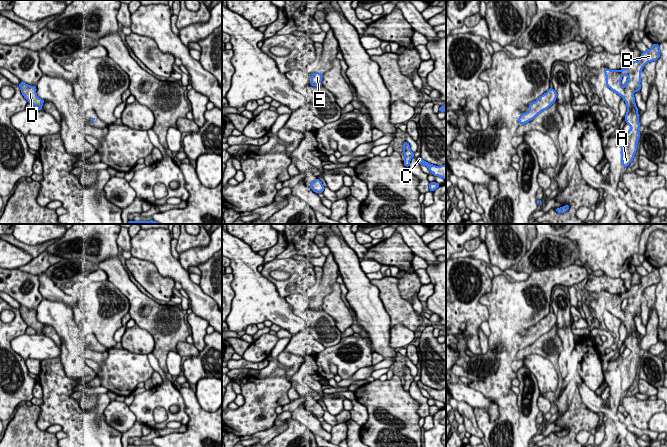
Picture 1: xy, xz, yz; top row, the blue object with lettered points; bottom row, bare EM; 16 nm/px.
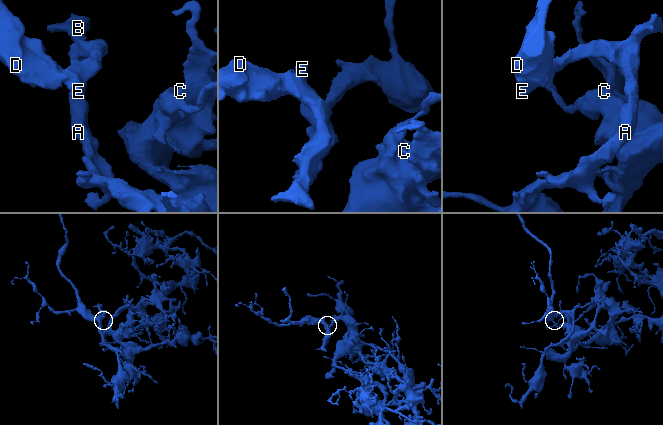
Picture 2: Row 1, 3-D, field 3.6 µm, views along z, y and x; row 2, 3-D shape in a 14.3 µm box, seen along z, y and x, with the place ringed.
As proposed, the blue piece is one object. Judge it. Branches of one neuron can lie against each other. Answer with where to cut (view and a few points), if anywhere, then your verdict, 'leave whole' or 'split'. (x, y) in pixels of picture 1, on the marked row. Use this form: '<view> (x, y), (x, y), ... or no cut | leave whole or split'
no cut | leave whole

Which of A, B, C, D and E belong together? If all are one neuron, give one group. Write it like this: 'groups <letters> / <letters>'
groups A B C D E

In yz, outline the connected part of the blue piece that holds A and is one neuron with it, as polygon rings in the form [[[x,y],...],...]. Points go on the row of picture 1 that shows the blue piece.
[[[654,43],[650,49],[641,53],[639,61],[631,62],[628,67],[620,71],[603,68],[607,87],[620,95],[627,106],[624,118],[631,129],[621,139],[621,161],[623,167],[628,167],[633,161],[640,137],[639,110],[635,103],[634,93],[641,89],[641,70],[647,63],[656,61],[659,57],[659,44]]]

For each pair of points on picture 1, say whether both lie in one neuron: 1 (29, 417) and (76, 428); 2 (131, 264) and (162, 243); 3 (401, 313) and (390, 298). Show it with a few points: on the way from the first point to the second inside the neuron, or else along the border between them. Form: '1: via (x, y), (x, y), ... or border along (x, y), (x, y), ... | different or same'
1: border along (40, 406), (37, 426), (44, 431) | different
2: border along (132, 255), (149, 260), (159, 272) | different
3: via (399, 309), (393, 302) | same

